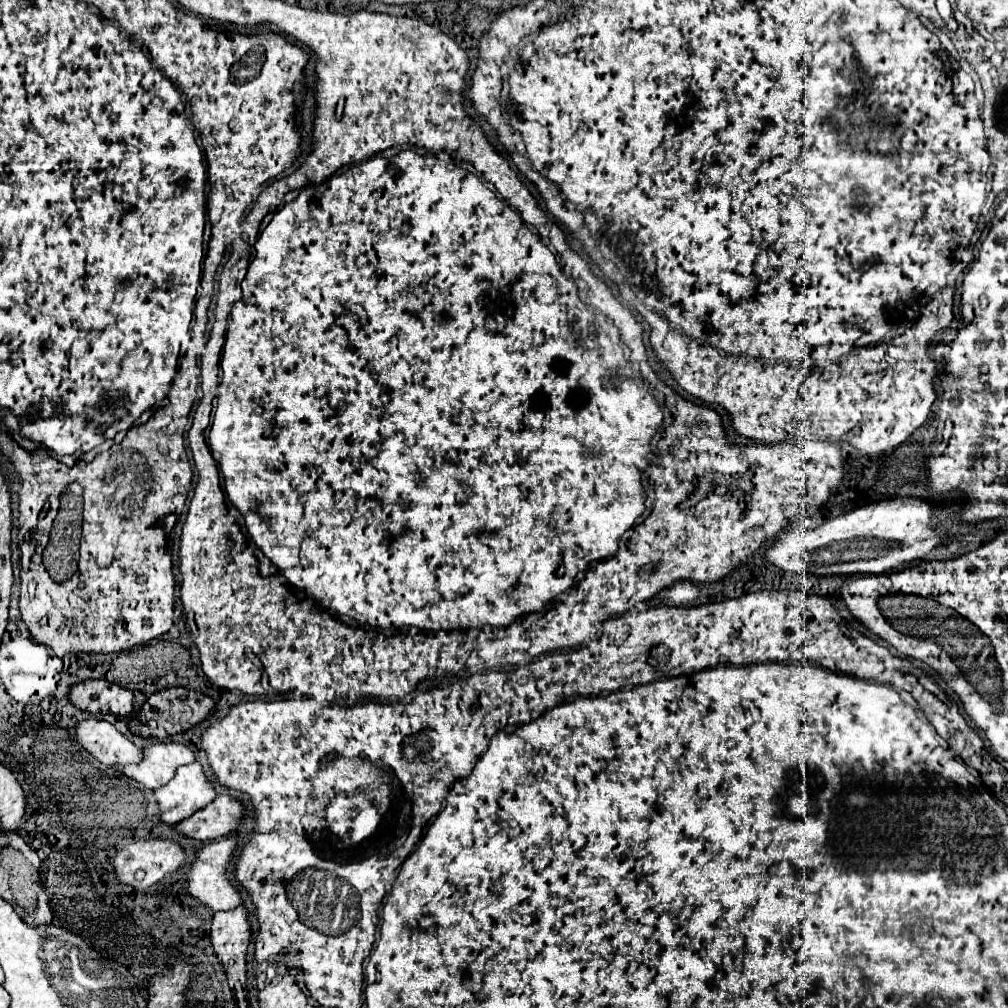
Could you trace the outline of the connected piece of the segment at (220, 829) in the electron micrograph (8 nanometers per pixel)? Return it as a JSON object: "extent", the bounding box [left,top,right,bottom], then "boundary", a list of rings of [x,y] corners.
{"extent":[177,795,245,841],"boundary":[[[219,795],[205,809],[199,809],[187,821],[177,823],[177,829],[199,841],[217,841],[235,831],[245,819],[245,807],[237,797]]]}

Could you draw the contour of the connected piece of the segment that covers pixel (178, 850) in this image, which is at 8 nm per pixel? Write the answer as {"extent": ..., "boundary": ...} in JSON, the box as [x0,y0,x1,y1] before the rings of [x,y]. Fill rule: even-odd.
{"extent":[115,839,185,889],"boundary":[[[147,839],[125,845],[115,857],[119,883],[145,889],[177,871],[185,861],[185,849],[173,839]]]}

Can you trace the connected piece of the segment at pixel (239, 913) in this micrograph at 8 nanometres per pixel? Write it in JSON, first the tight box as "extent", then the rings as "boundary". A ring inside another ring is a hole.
{"extent":[211,905,251,985],"boundary":[[[239,905],[231,911],[215,913],[211,925],[211,943],[219,961],[227,971],[229,985],[245,981],[247,975],[247,949],[251,941],[251,923],[247,907]]]}

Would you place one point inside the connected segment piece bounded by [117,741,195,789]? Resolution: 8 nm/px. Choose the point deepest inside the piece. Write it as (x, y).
(161, 761)

